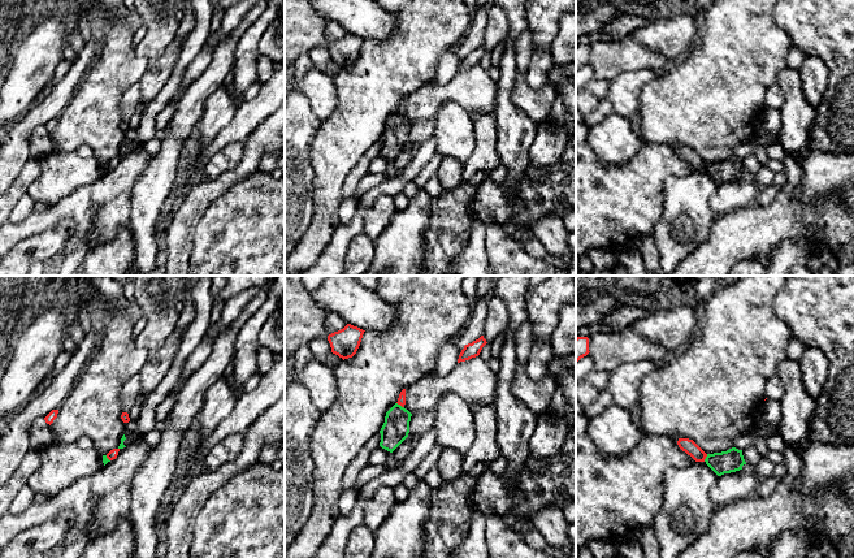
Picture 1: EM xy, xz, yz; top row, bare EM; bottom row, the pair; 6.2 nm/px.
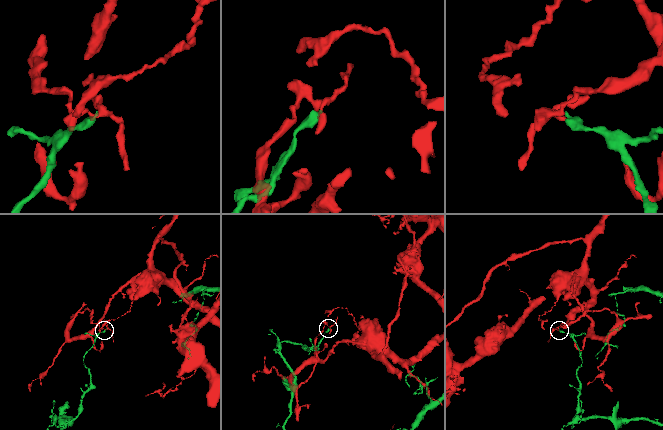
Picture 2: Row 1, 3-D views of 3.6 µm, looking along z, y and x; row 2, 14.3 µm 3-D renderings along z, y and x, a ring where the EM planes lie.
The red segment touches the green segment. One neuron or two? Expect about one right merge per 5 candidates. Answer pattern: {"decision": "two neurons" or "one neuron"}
{"decision": "two neurons"}

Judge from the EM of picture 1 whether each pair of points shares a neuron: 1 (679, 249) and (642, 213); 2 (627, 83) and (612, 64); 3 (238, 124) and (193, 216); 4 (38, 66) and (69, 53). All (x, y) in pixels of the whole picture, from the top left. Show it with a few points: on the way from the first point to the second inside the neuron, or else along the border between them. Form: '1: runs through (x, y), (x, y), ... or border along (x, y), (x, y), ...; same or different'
1: border along (664, 197), (663, 213), (651, 233); different
2: border along (649, 68), (619, 73), (607, 83); different
3: border along (264, 120), (242, 141); different
4: border along (68, 44), (63, 52), (63, 59); different

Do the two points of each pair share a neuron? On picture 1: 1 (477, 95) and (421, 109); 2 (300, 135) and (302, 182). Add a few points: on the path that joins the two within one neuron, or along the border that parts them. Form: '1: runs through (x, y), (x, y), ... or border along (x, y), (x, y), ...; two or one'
1: runs through (463, 94), (436, 95); one
2: runs through (300, 147), (300, 171); one

